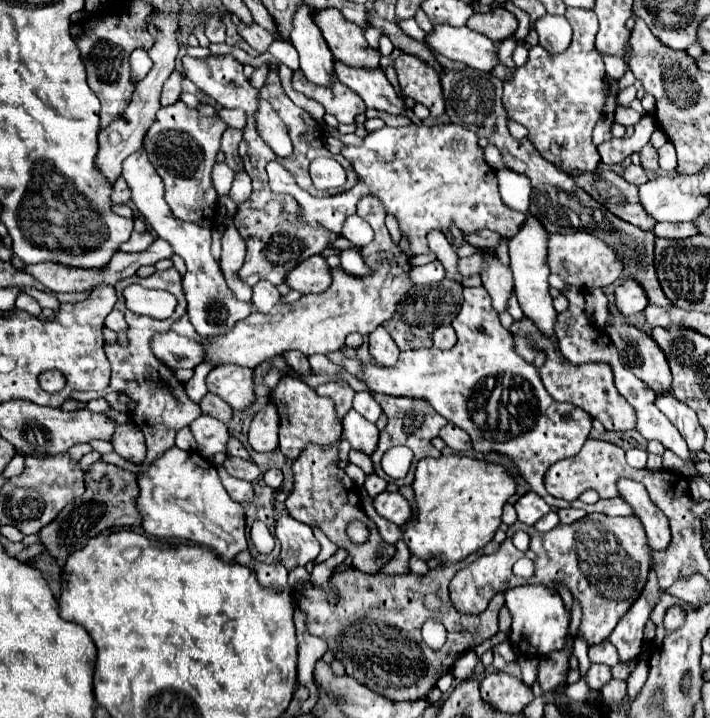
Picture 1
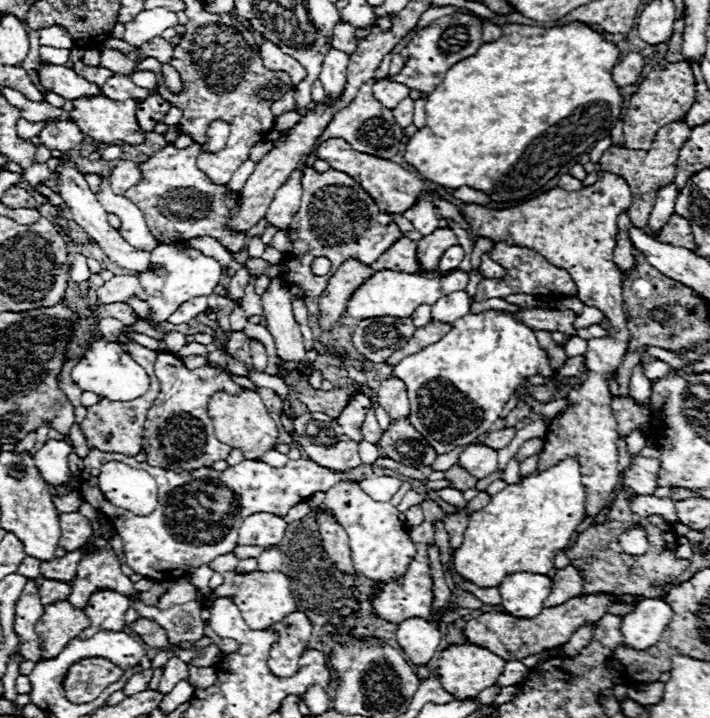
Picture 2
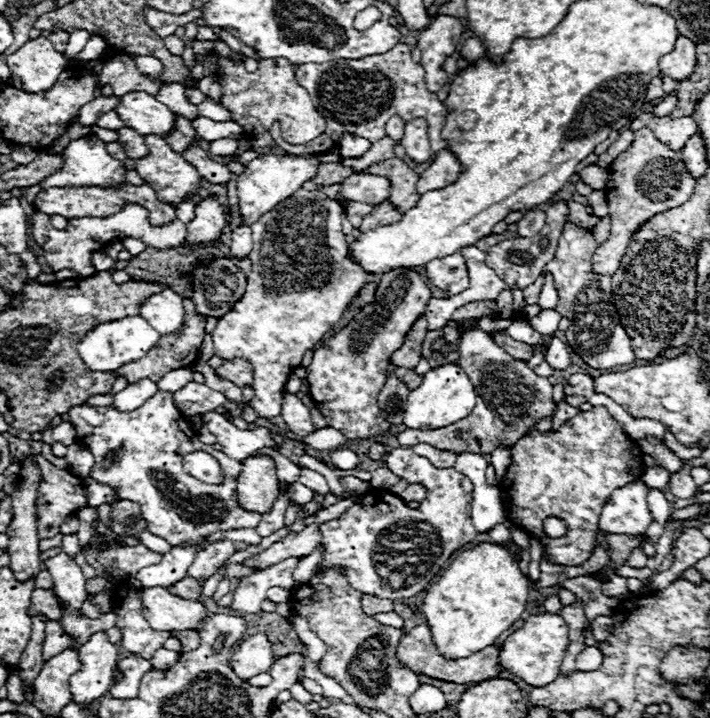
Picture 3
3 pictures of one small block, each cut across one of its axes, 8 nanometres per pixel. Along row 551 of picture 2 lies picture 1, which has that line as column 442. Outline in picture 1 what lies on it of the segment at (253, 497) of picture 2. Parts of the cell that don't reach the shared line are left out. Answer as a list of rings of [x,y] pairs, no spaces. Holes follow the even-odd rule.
[[[410,124],[404,128],[382,128],[366,136],[362,146],[346,146],[342,152],[346,160],[354,166],[362,184],[336,194],[332,198],[314,198],[296,184],[293,176],[278,162],[272,162],[266,170],[270,176],[270,186],[278,194],[292,196],[302,206],[302,218],[308,224],[328,226],[340,234],[342,224],[348,216],[356,213],[357,202],[364,196],[376,196],[386,208],[386,214],[398,220],[400,232],[410,242],[410,256],[428,254],[426,236],[432,230],[446,232],[452,226],[466,234],[480,230],[492,230],[504,238],[514,236],[518,226],[526,220],[526,214],[512,214],[502,206],[498,194],[496,170],[486,162],[484,148],[478,144],[478,136],[472,130],[456,124],[436,124],[422,126]],[[272,172],[276,178],[272,178]]]

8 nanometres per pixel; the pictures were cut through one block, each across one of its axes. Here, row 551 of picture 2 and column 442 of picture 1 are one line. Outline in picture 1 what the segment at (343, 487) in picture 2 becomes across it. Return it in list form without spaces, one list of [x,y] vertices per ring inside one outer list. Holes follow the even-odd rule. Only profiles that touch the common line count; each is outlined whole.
[[[464,288],[464,302],[458,312],[458,316],[452,322],[452,328],[456,330],[458,342],[450,350],[438,350],[438,348],[418,348],[418,350],[406,350],[400,354],[400,362],[396,370],[380,368],[372,362],[366,364],[364,382],[372,392],[380,392],[394,398],[422,398],[430,402],[448,422],[460,426],[466,430],[474,442],[474,450],[480,454],[502,454],[508,460],[512,460],[518,466],[520,476],[528,482],[528,486],[540,494],[552,508],[584,508],[586,512],[602,512],[608,516],[630,516],[632,510],[622,498],[606,498],[598,500],[596,504],[584,504],[580,500],[566,502],[550,496],[544,488],[544,472],[548,466],[552,466],[558,460],[576,456],[584,442],[588,440],[588,434],[592,430],[590,414],[586,414],[582,408],[574,404],[558,404],[550,398],[546,392],[540,376],[538,366],[526,362],[522,356],[516,354],[514,338],[512,334],[500,324],[498,314],[492,310],[490,294],[486,294],[486,288]]]

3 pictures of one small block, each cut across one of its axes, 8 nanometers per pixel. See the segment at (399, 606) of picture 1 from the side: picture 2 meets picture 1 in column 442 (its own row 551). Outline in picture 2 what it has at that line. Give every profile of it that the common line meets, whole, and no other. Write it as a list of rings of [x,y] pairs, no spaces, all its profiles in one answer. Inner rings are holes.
[[[618,504],[612,506],[608,522],[594,528],[590,526],[584,532],[576,534],[572,546],[566,548],[566,556],[570,564],[580,572],[584,578],[582,594],[598,594],[598,592],[614,592],[614,594],[642,594],[642,596],[658,596],[660,586],[670,584],[680,572],[690,566],[690,560],[676,560],[674,550],[678,546],[678,538],[674,528],[664,522],[660,516],[650,516],[646,520],[632,520],[632,524],[642,524],[648,536],[648,552],[642,556],[630,556],[620,548],[620,532],[628,530],[626,526],[618,524]]]

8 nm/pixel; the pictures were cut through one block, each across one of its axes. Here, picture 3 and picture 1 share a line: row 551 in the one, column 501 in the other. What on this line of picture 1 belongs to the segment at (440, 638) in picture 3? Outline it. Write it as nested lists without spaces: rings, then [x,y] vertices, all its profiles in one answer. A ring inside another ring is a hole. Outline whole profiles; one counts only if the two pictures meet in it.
[[[452,454],[420,460],[412,490],[418,514],[412,514],[402,528],[410,554],[426,562],[438,558],[460,562],[492,540],[502,522],[502,506],[514,494],[516,482],[502,464]]]

